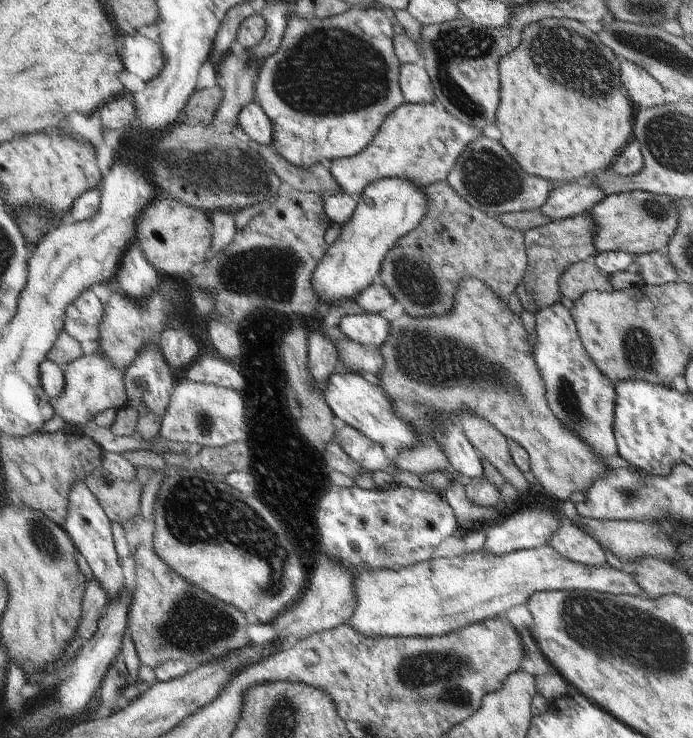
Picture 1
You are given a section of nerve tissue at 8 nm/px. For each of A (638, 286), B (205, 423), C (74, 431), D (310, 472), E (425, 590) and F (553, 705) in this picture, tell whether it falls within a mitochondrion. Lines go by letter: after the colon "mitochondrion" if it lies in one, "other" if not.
A: other
B: mitochondrion
C: other
D: mitochondrion
E: other
F: other

